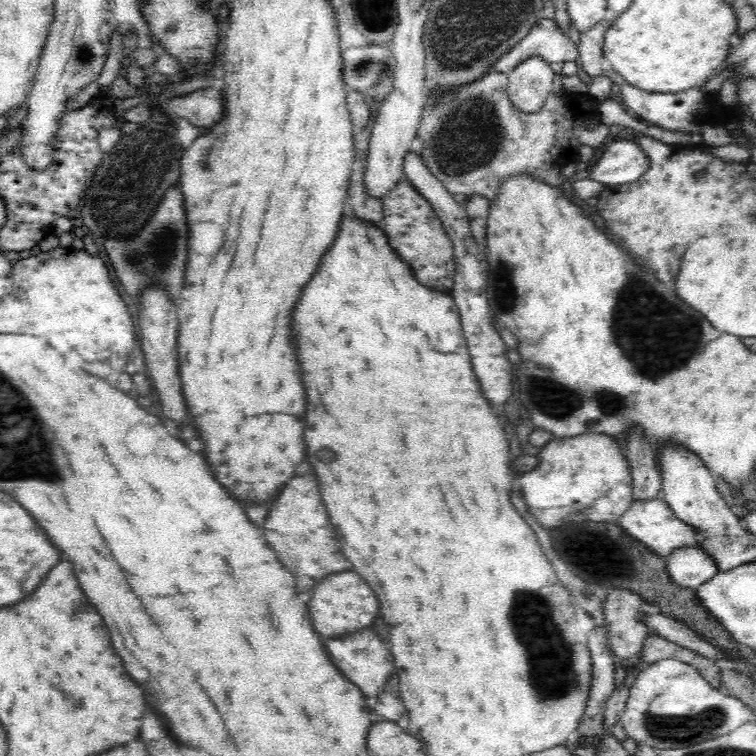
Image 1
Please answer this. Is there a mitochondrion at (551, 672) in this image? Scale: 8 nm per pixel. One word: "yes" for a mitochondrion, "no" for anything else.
yes

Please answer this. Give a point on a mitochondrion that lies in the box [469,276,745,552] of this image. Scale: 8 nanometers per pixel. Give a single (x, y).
(560, 404)

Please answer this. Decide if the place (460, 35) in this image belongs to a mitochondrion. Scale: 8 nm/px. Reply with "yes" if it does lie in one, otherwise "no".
yes

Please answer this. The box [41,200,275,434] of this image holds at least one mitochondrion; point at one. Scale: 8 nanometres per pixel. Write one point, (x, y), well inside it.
(155, 255)

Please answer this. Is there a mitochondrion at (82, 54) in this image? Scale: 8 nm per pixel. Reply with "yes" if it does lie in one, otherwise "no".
yes

